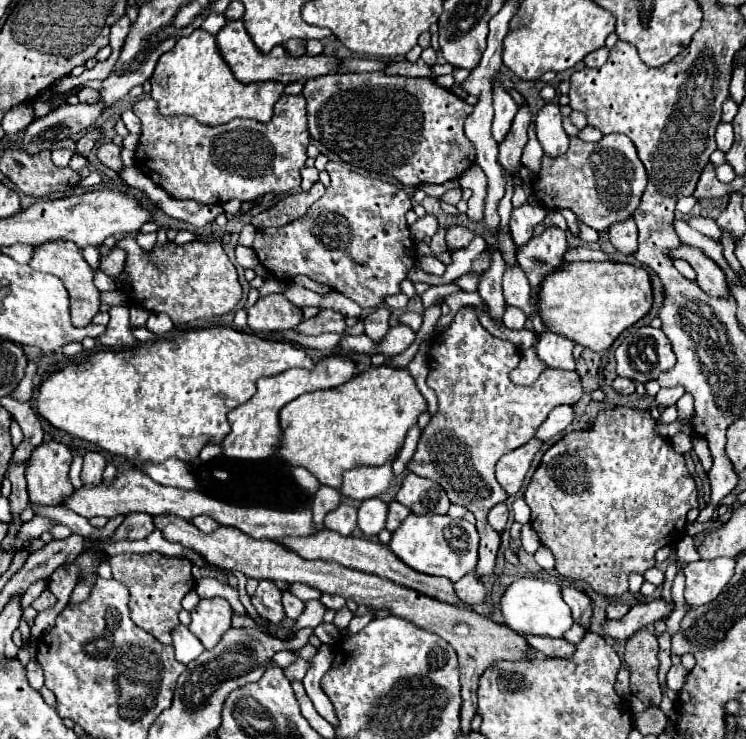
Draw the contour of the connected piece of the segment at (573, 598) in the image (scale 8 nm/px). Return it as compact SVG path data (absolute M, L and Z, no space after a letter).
M564 586L564 588L562 588L562 596L564 596L564 602L566 602L566 604L570 606L570 610L572 610L574 622L578 622L578 624L582 624L582 626L588 628L590 616L592 616L588 594L580 592L580 590L574 588L574 586Z

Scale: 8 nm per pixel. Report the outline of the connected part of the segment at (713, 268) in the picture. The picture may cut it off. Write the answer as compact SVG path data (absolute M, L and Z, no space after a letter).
M682 244L674 252L670 252L670 256L672 258L684 258L684 260L688 260L692 264L692 268L696 270L696 282L700 284L700 288L706 294L710 294L714 298L730 296L730 288L728 288L724 272L720 270L720 266L716 262L706 258L698 248Z

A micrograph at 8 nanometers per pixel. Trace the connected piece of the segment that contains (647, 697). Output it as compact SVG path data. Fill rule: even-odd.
M638 630L628 642L624 660L630 666L630 690L644 706L658 706L662 700L658 684L658 638L650 630Z

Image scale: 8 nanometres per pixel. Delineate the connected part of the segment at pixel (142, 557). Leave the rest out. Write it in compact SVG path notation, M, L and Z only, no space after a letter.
M158 552L154 554L120 554L108 560L112 566L114 580L122 582L130 590L130 616L134 624L144 628L162 644L172 644L170 632L180 624L178 612L182 610L182 598L194 588L192 562L186 558L168 558Z

